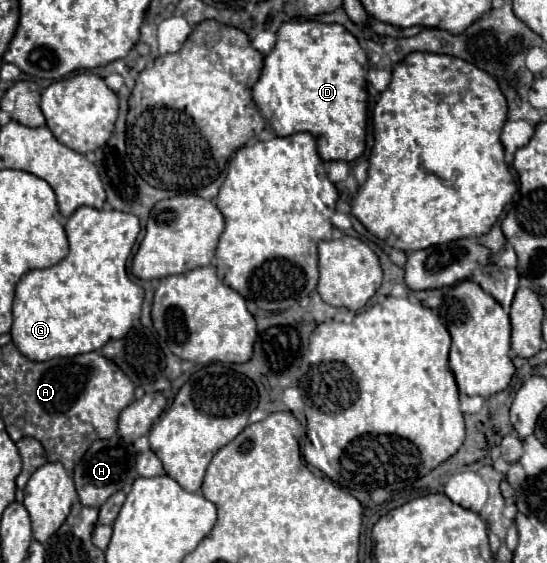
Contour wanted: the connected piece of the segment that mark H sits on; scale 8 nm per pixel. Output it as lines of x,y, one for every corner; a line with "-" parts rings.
115,434
113,438
107,438
107,440
95,440
73,472
73,482
75,482
81,504
99,508
117,490
131,488
131,484
137,478
135,458
137,458
137,452
135,452
133,444
125,442
119,434

